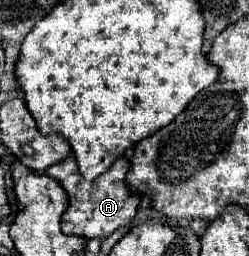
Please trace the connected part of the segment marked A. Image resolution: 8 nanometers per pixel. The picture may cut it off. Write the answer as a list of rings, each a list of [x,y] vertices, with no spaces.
[[[71,155],[65,157],[63,161],[51,165],[45,173],[49,177],[57,179],[63,185],[63,189],[67,191],[67,195],[69,195],[69,207],[65,209],[65,213],[61,217],[61,229],[67,235],[79,235],[79,237],[91,239],[91,237],[107,237],[115,229],[127,225],[135,217],[139,201],[141,201],[141,197],[125,181],[125,175],[127,175],[129,167],[131,167],[131,161],[125,155],[121,155],[111,165],[111,169],[107,173],[103,173],[95,181],[87,181],[79,173],[77,161]]]

